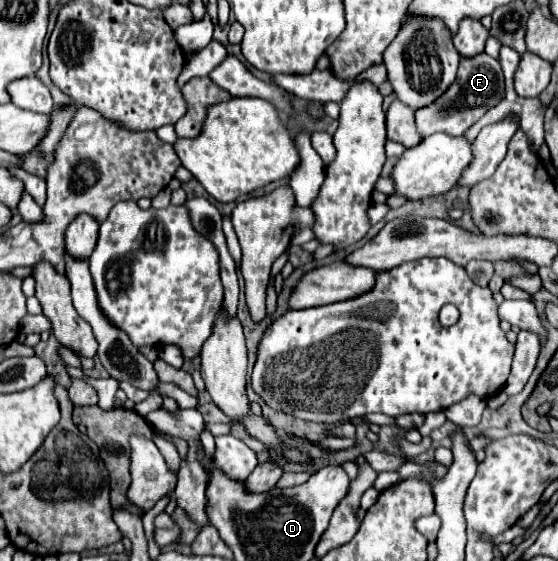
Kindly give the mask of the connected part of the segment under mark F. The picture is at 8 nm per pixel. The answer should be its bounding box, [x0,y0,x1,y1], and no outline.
[416,52,504,138]

